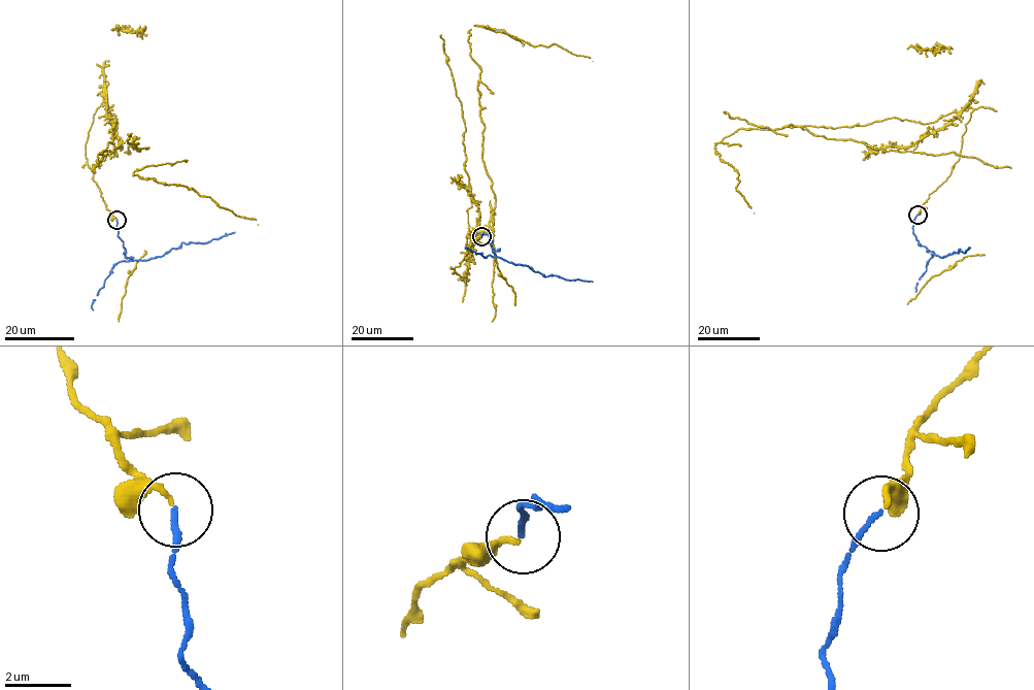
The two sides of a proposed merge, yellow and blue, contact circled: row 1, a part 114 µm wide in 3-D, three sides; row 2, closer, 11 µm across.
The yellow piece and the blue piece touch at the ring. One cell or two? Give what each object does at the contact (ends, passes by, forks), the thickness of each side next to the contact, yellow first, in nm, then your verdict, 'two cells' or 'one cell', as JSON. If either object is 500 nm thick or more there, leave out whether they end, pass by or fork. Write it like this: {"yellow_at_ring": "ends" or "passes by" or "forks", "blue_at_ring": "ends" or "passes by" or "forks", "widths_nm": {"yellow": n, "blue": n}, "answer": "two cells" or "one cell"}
{"yellow_at_ring": "ends", "blue_at_ring": "ends", "widths_nm": {"yellow": 170, "blue": 160}, "answer": "one cell"}

